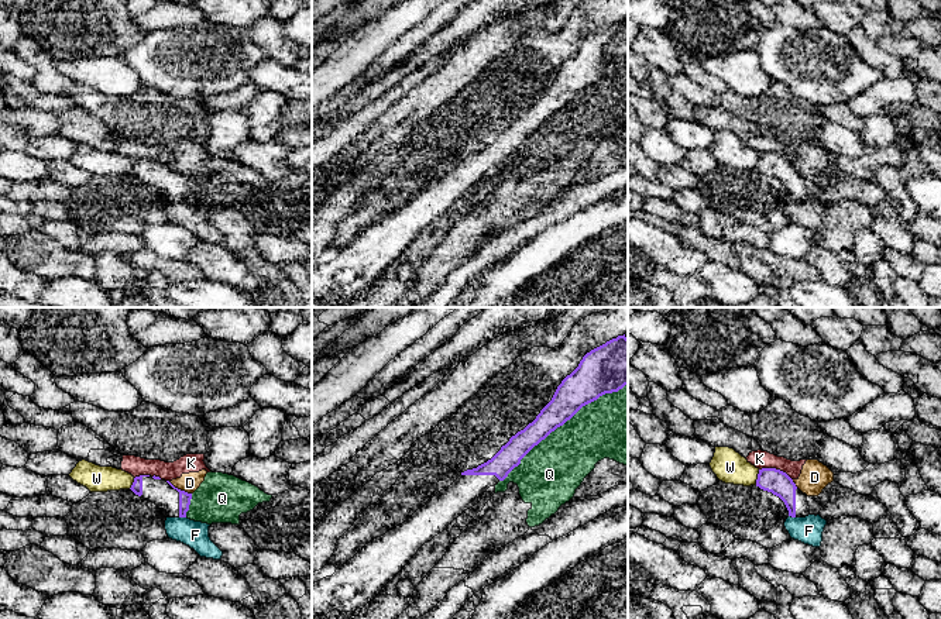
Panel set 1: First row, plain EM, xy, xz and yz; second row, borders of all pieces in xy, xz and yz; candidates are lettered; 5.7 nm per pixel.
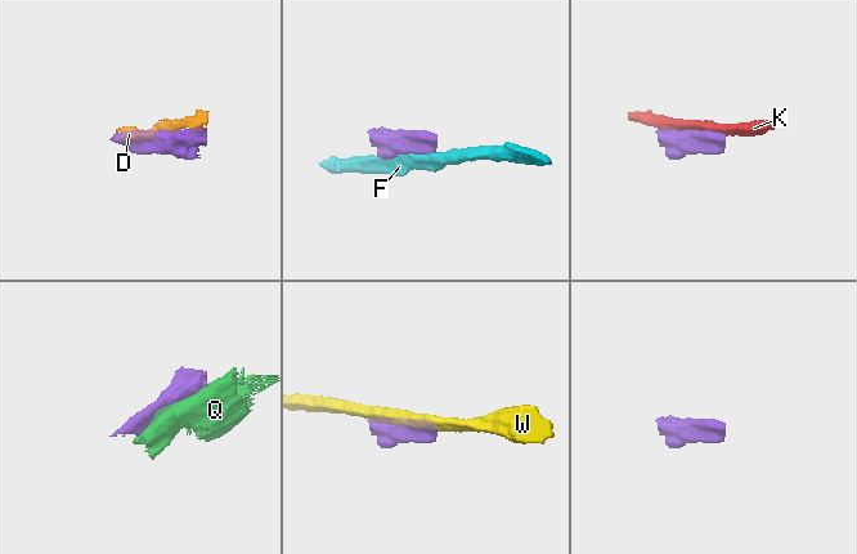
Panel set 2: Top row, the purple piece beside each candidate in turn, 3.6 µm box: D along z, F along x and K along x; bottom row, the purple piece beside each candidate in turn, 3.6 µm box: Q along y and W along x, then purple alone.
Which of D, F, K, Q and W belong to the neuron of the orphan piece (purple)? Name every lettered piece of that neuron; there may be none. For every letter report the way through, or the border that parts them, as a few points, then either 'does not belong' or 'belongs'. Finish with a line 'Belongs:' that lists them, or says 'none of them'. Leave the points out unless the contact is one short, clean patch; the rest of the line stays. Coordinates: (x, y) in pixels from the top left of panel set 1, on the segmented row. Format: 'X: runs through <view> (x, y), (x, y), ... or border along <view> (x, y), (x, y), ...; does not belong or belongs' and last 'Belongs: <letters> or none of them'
D: does not belong
F: does not belong
K: does not belong
Q: does not belong
W: does not belong
Belongs: none of them

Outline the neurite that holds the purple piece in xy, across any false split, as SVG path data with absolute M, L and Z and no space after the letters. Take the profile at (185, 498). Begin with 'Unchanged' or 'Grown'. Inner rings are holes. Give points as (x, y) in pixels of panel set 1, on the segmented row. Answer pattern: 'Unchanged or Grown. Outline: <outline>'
Grown. Outline: M140 475L130 488L135 495L155 503L165 517L186 517L192 494L175 488L159 477Z

